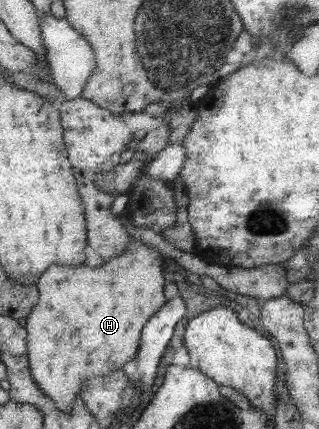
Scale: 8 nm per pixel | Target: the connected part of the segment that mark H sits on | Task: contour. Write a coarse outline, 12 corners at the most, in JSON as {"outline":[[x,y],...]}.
{"outline":[[131,239],[53,265],[25,320],[29,368],[67,412],[131,365],[164,307],[163,262]]}

